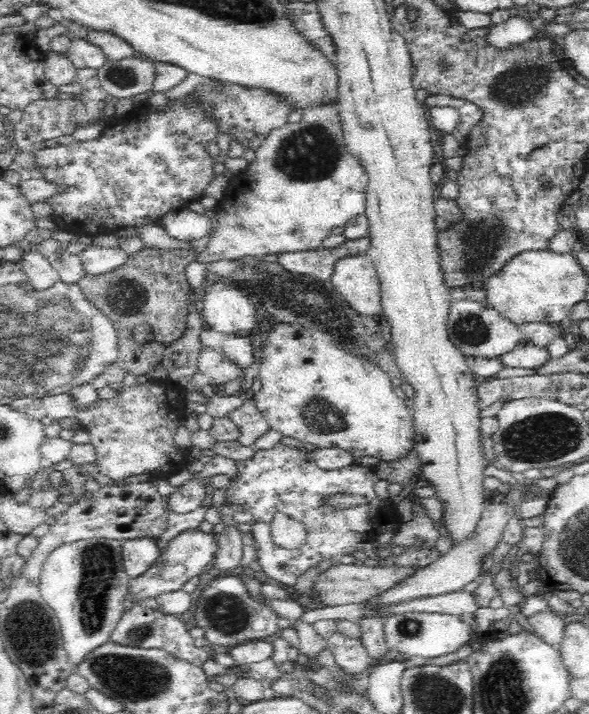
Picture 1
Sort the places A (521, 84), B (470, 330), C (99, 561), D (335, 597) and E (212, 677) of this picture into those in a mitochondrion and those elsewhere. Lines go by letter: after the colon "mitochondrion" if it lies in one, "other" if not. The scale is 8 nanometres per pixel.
A: mitochondrion
B: mitochondrion
C: mitochondrion
D: other
E: other

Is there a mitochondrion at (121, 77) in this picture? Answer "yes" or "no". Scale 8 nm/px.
yes

